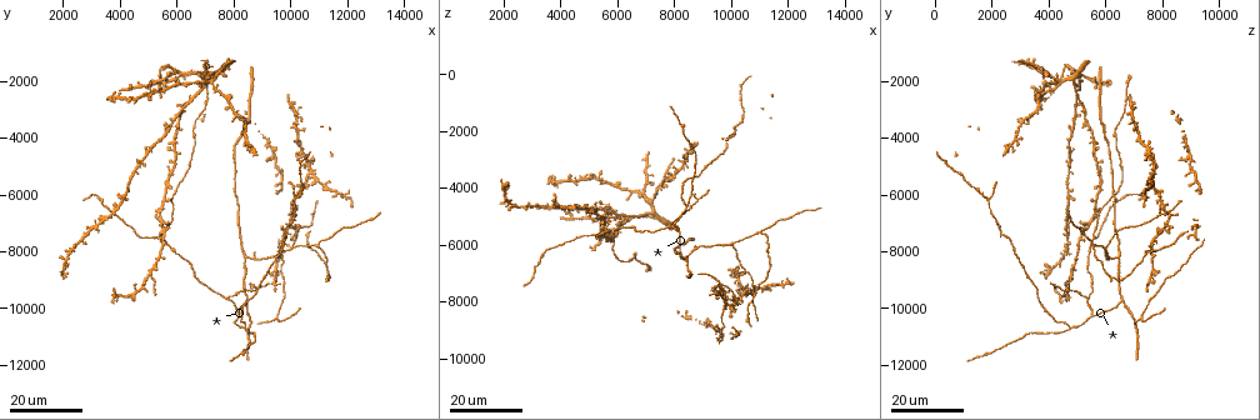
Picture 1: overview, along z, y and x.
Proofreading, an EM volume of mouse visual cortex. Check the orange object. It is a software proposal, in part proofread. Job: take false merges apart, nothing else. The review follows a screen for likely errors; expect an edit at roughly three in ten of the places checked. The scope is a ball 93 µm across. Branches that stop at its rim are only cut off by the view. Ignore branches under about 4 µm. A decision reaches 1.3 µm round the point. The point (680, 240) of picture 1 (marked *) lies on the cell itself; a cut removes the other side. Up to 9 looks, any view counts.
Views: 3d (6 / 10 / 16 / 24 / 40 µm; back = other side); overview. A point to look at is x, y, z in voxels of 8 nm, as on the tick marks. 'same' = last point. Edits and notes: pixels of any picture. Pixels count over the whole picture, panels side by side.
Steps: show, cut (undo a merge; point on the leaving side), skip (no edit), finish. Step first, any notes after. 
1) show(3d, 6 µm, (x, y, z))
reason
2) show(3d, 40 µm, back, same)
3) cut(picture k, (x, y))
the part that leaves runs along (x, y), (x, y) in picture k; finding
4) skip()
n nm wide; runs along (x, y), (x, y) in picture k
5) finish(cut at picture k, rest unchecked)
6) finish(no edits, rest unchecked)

show(3d, 24 µm, (8200, 10200, 5500))
three-way junction

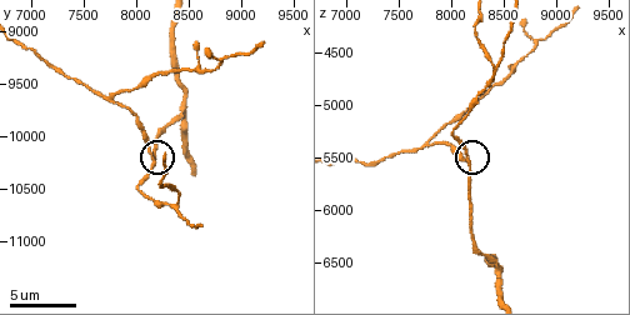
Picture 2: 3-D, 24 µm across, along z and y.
show(3d, 10 µm, (8180, 10260, 5560))
zoom in

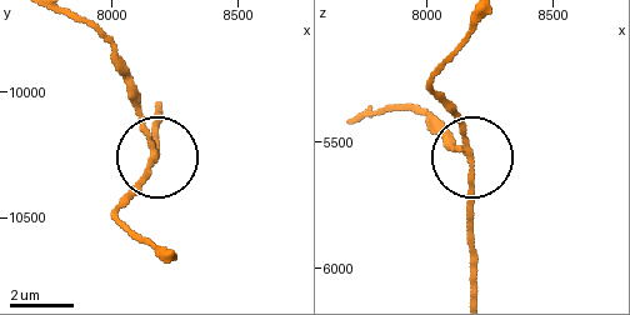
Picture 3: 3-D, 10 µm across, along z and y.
skip()
runs along (159, 130), (159, 158), (118, 221) in picture 3; all the same cell

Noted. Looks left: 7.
show(3d, 6 µm, (7780, 9600, 5380))
a fork

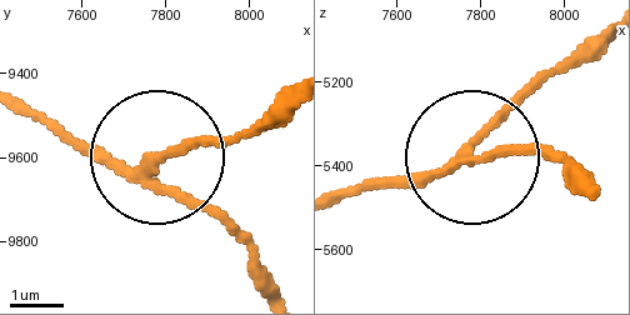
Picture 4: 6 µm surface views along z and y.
show(3d, 6 µm, back, (7775, 9610, 5360))

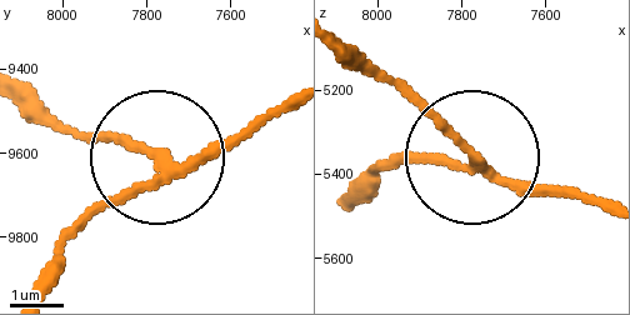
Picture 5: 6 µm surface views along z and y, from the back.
cut(picture 5, (109, 143))
160 nm wide; the part that leaves runs along (155, 153), (25, 113) in picture 5; a second cell is stuck on

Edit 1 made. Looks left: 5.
show(3d, 6 µm, (8400, 10680, 4760))
branch point

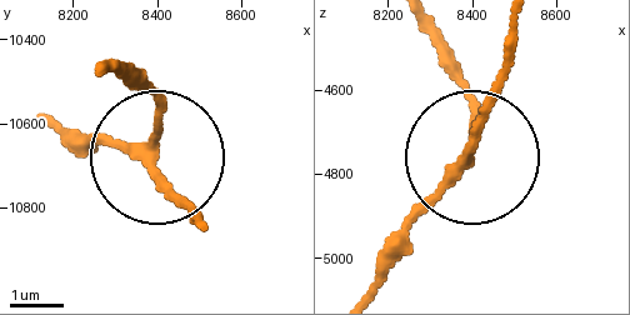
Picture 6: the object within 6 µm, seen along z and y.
skip()
side arm 37 µm; 3 arms; all the same cell

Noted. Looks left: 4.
show(3d, 24 µm, (5100, 8900, 4900))
thin arm on a thick one

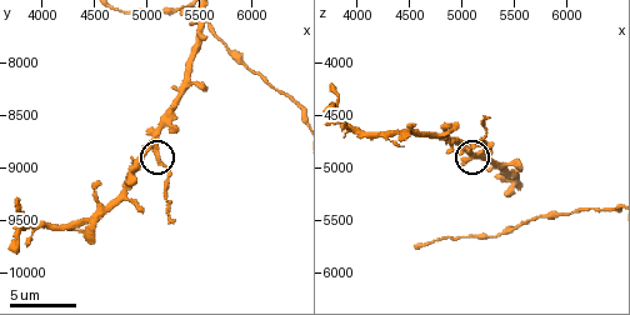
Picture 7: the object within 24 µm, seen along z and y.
show(3d, 10 µm, (5040, 8800, 4800))

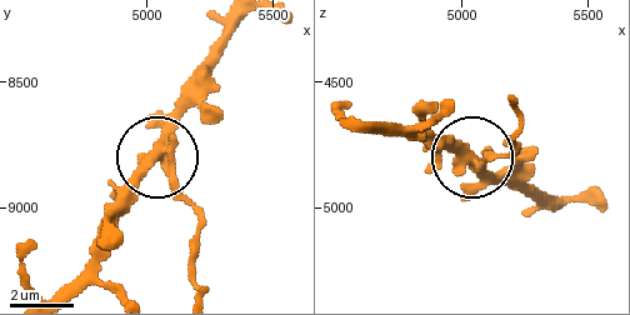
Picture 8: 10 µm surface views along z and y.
cut(picture 8, (174, 195))
side arm 8 µm; the part that leaves runs along (168, 160), (200, 230), (191, 270), (203, 294) in picture 8; a second cell is stuck on

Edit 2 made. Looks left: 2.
finish(cut at picture 5, cut at picture 8, rest unchecked)

